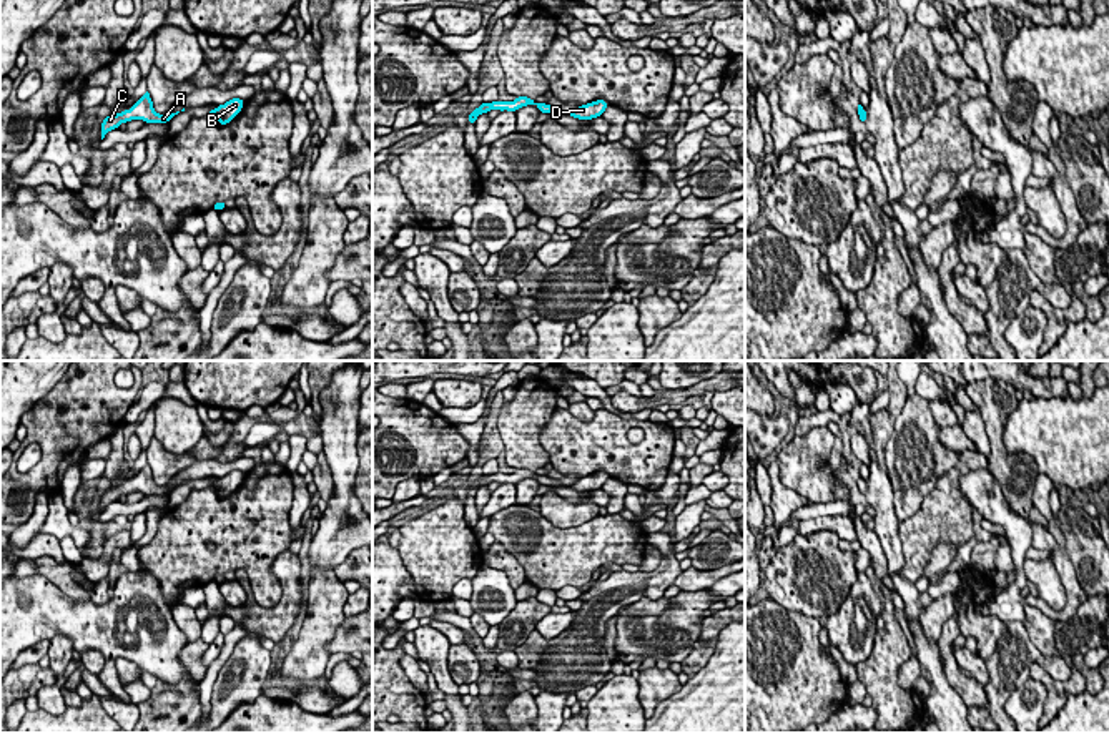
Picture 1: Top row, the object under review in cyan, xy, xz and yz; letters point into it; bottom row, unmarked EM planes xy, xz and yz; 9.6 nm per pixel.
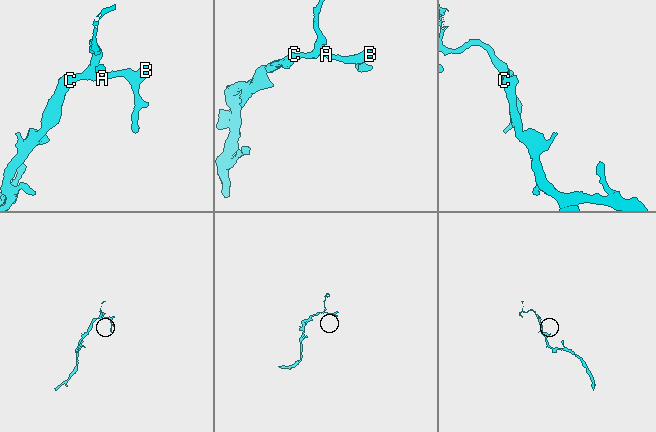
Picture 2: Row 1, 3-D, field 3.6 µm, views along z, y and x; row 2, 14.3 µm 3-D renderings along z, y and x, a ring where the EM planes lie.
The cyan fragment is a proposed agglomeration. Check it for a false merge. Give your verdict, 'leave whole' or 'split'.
leave whole

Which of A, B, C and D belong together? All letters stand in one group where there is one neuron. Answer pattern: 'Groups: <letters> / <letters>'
Groups: A B C D

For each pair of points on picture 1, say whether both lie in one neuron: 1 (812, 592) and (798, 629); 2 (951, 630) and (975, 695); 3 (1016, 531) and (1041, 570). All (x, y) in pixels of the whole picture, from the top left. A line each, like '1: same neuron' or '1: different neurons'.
1: different neurons
2: same neuron
3: different neurons

